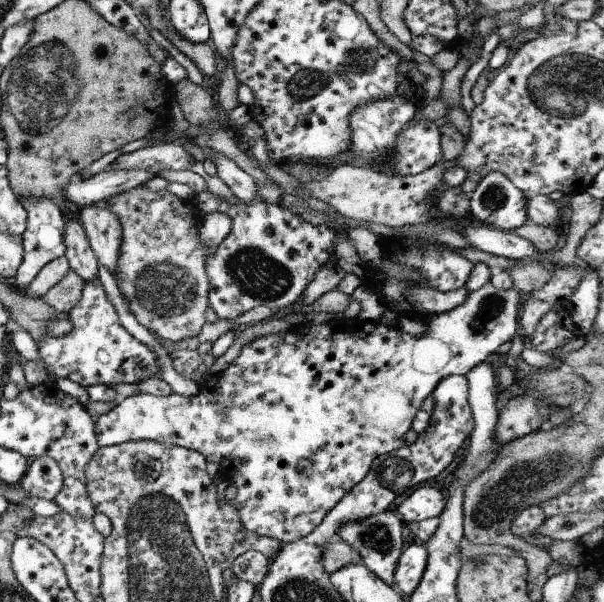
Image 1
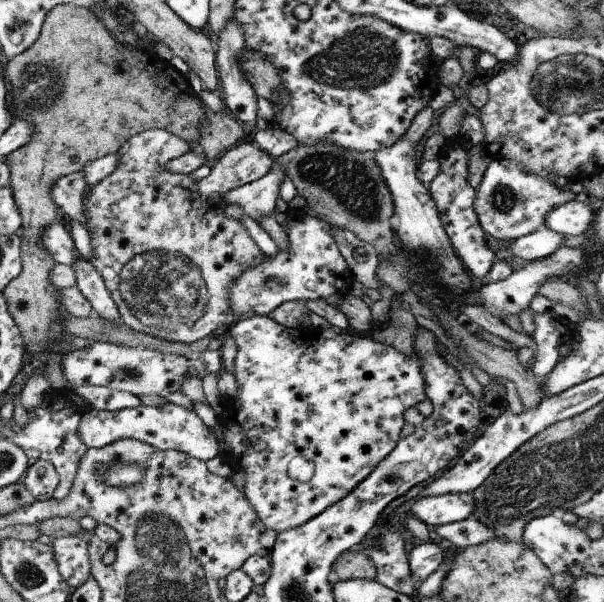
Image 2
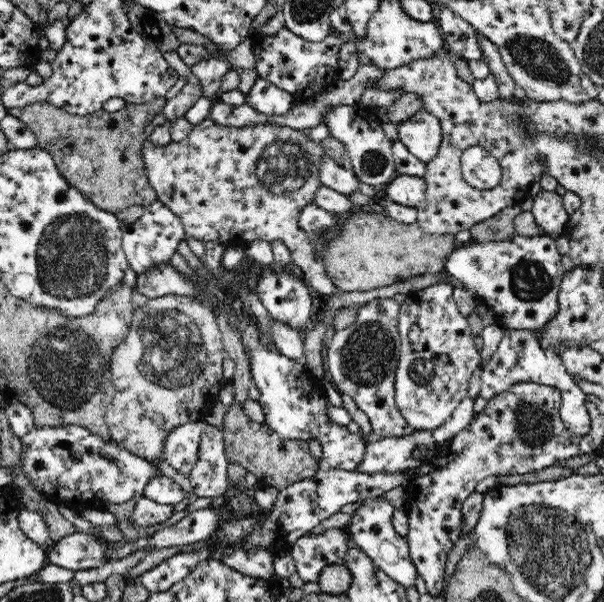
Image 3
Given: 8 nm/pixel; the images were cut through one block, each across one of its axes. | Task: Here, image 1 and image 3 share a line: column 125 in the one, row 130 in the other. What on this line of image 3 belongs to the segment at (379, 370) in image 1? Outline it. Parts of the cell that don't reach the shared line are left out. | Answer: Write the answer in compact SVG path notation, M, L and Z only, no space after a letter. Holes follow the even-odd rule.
M418 111L398 123L398 139L406 149L422 162L430 162L442 144L439 120L425 111Z

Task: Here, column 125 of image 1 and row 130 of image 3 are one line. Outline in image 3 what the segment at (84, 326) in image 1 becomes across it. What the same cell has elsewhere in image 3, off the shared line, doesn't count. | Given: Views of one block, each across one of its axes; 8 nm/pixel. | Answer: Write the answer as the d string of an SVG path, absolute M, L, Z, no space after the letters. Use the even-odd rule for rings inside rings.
M359 104L340 105L320 123L326 123L330 127L331 136L344 143L353 171L361 182L373 187L384 186L397 177L393 143L386 139L386 134L382 131L382 123L372 108Z

